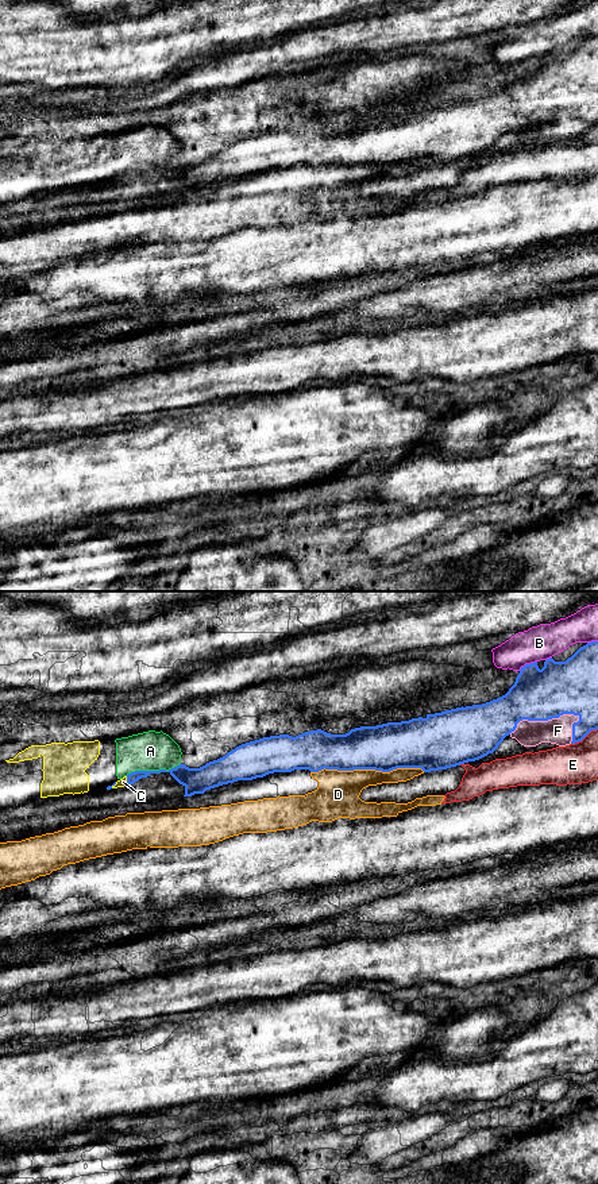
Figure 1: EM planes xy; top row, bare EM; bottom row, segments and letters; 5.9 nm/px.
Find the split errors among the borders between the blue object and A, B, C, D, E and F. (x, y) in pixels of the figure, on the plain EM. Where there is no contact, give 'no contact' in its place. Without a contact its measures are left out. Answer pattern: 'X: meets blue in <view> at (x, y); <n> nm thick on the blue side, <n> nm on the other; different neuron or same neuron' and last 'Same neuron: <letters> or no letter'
A: meets blue in xy at (153, 166); 140 nm thick on the blue side, 240 nm on the other; different neuron
B: meets blue in xy at (527, 60); 320 nm thick on the blue side, 200 nm on the other; different neuron
C: meets blue in xy at (127, 176); 60 nm thick on the blue side, 50 nm on the other; different neuron
D: meets blue in xy at (367, 164); 280 nm thick on the blue side, 260 nm on the other; different neuron
E: meets blue in xy at (583, 132); 220 nm thick on the blue side, 240 nm on the other; different neuron
F: meets blue in xy at (543, 115); 320 nm thick on the blue side, 160 nm on the other; same neuron
Same neuron: F

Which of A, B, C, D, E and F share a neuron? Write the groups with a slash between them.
A C / B / D E / F

